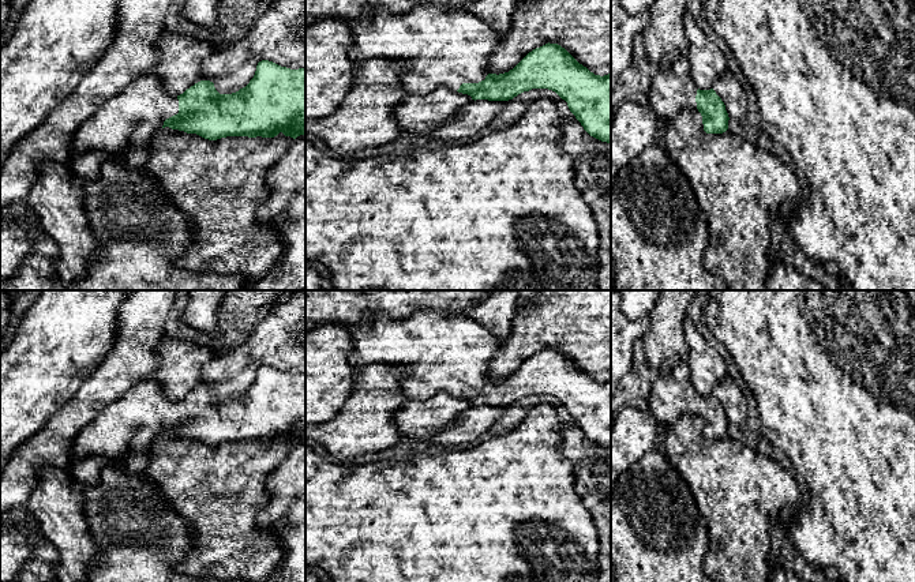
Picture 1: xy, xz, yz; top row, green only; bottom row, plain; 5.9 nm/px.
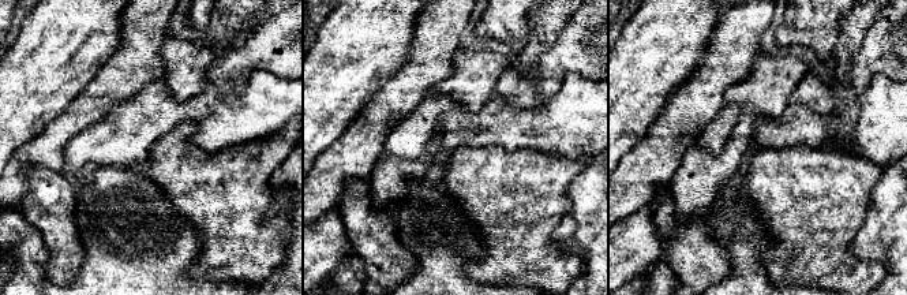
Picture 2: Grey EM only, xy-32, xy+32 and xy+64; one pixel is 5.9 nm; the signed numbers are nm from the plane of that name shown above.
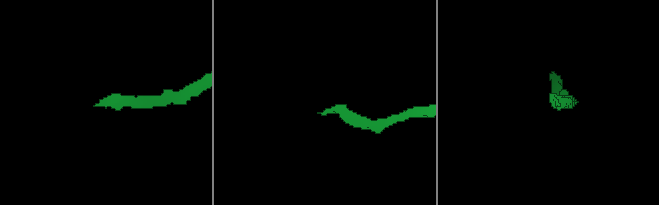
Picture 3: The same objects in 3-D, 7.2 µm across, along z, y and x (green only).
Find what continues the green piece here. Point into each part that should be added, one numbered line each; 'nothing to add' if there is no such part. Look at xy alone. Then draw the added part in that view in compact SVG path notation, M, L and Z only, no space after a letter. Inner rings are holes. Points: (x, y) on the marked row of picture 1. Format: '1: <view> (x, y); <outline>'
1: xy (132, 117); M142 76L98 108L76 131L70 161L89 150L124 155L132 147L147 149L164 121L179 113L179 99L169 95L155 76Z

